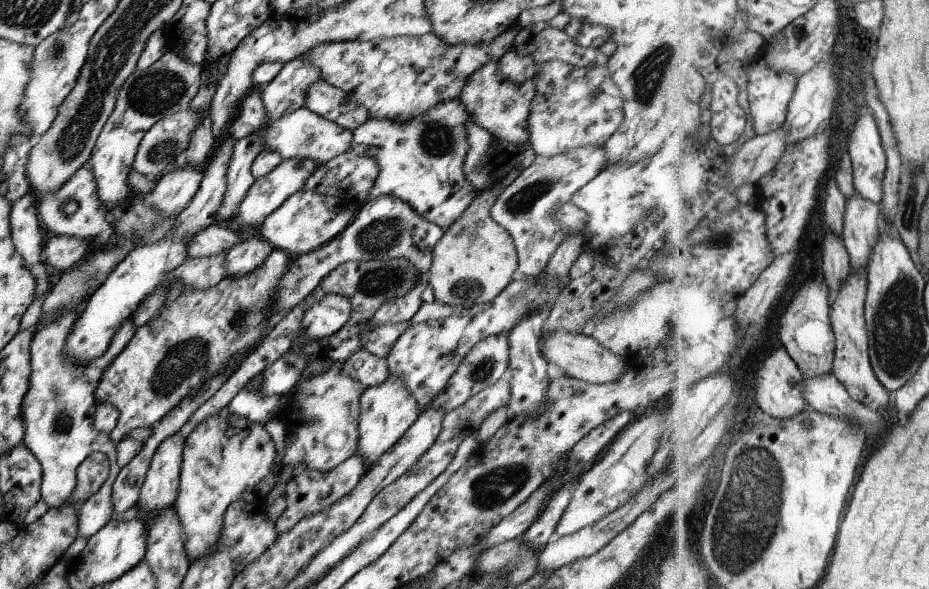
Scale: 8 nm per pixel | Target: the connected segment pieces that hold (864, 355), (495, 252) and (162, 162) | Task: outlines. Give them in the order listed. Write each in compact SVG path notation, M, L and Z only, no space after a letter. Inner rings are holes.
M853 270L842 284L839 294L832 300L830 319L836 336L834 375L847 387L855 400L870 406L882 406L891 402L891 394L875 374L870 359L870 337L866 323L866 298L870 284L868 271Z
M519 171L509 172L490 189L487 188L479 192L460 216L444 230L443 236L439 237L439 240L431 249L431 260L426 279L435 301L458 310L468 309L476 304L493 300L511 282L511 274L513 274L518 263L516 248L512 236L491 218L490 210L499 193L513 182L518 174Z
M187 108L172 115L164 115L155 121L146 134L142 136L136 148L131 168L142 175L153 174L157 179L175 167L175 158L181 150L185 150L192 128L196 125L196 113Z

